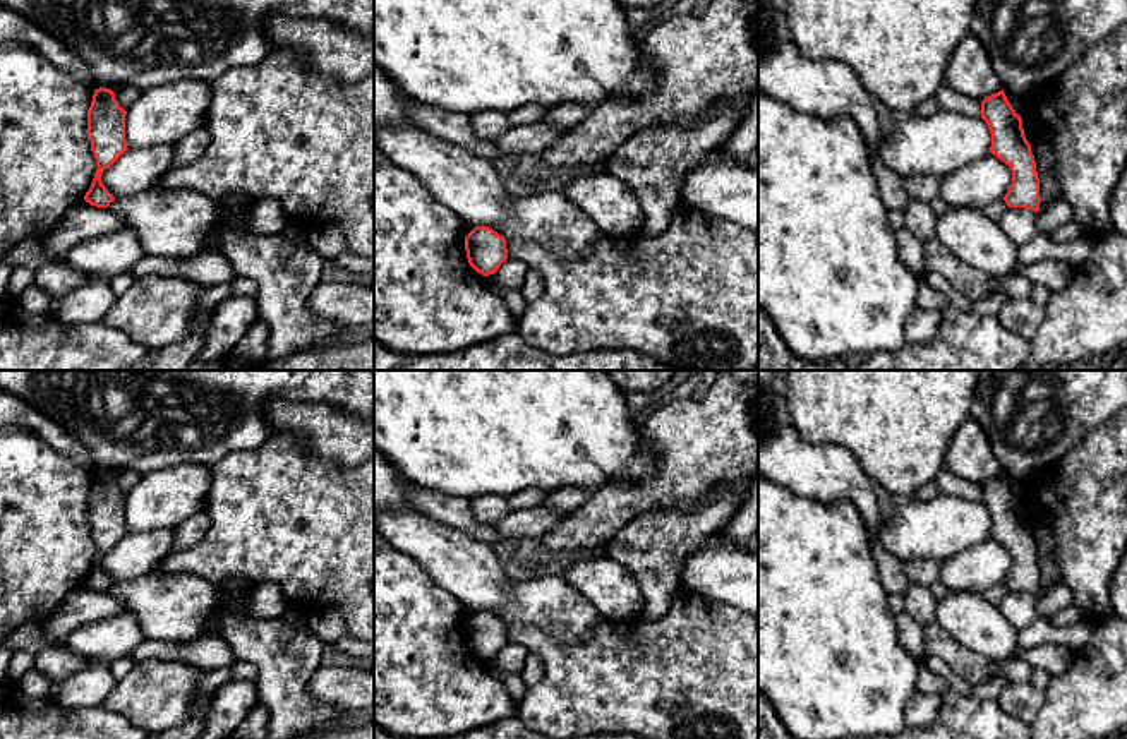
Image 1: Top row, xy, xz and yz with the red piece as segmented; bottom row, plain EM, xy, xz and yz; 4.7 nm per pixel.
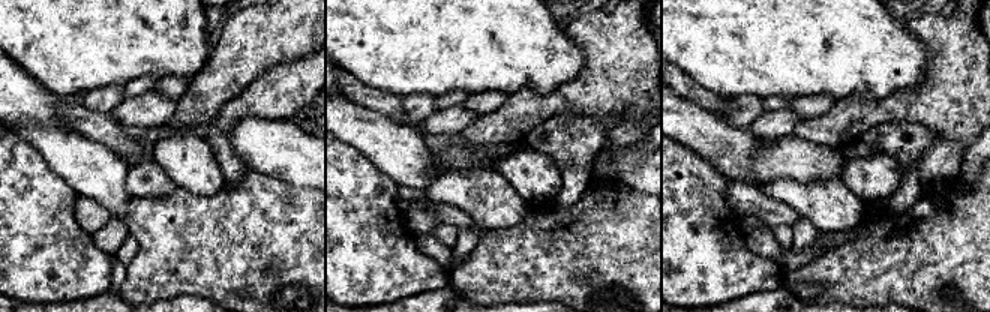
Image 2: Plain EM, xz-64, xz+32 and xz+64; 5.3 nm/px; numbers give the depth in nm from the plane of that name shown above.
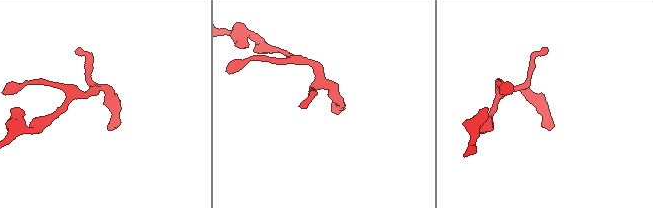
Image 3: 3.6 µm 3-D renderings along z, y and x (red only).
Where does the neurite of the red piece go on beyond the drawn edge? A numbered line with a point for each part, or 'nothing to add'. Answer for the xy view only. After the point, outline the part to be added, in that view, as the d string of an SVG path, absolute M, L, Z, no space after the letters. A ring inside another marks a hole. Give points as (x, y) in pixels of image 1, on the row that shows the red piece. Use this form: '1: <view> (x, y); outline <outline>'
nothing to add

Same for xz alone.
nothing to add

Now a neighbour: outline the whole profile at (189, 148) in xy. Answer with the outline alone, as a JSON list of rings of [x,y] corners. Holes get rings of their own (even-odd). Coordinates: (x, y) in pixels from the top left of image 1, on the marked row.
[[[201,127],[190,132],[189,135],[182,137],[173,146],[175,154],[172,168],[196,161],[206,151],[209,142],[211,135],[206,127]]]

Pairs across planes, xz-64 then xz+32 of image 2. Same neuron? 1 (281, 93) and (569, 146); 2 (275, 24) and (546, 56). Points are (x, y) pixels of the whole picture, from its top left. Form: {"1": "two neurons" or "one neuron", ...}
{"1": "one neuron", "2": "two neurons"}

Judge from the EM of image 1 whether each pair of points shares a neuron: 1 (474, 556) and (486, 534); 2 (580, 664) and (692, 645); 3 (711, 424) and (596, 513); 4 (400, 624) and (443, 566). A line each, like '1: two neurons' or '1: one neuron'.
1: two neurons
2: one neuron
3: one neuron
4: two neurons

